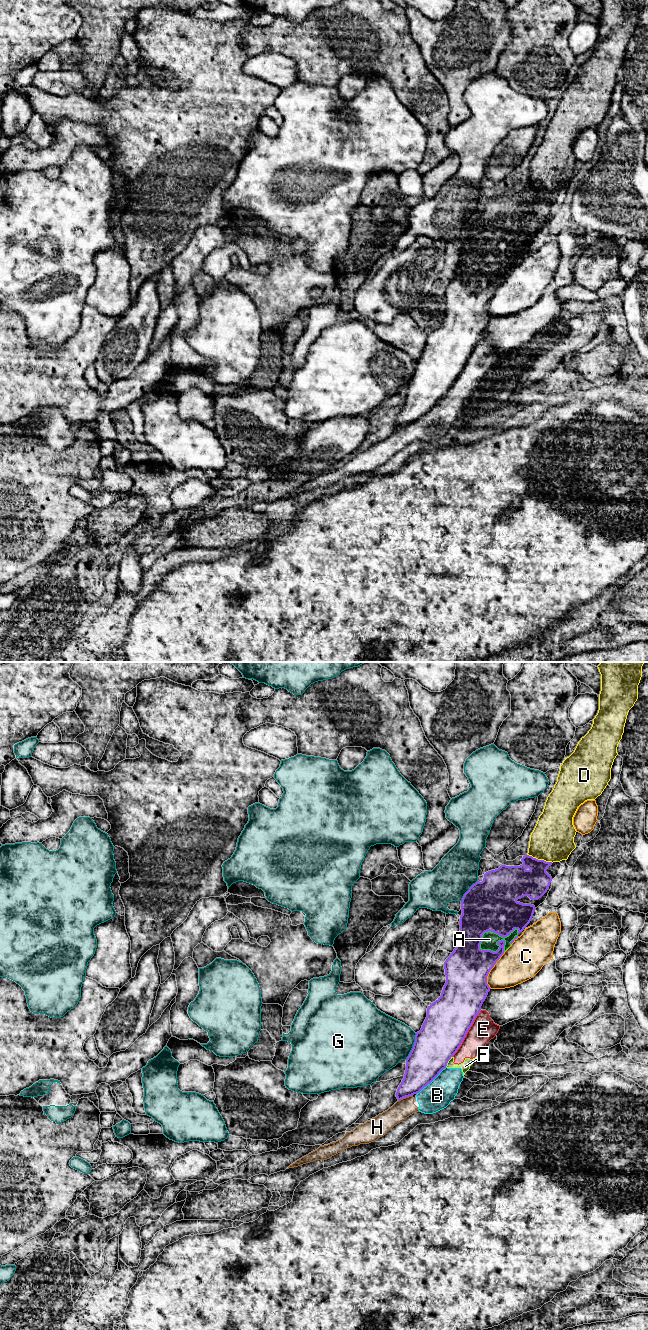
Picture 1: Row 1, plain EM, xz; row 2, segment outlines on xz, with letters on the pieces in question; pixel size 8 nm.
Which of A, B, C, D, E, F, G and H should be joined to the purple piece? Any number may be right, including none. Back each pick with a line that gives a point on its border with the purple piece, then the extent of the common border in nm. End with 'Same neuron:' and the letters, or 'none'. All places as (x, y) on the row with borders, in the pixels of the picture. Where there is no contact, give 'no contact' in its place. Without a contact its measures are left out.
A: xz (497, 944) | 360 nm
Same neuron: A

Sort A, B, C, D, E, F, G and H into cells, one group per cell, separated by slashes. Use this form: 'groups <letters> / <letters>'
groups A / B E F H / C / D / G

